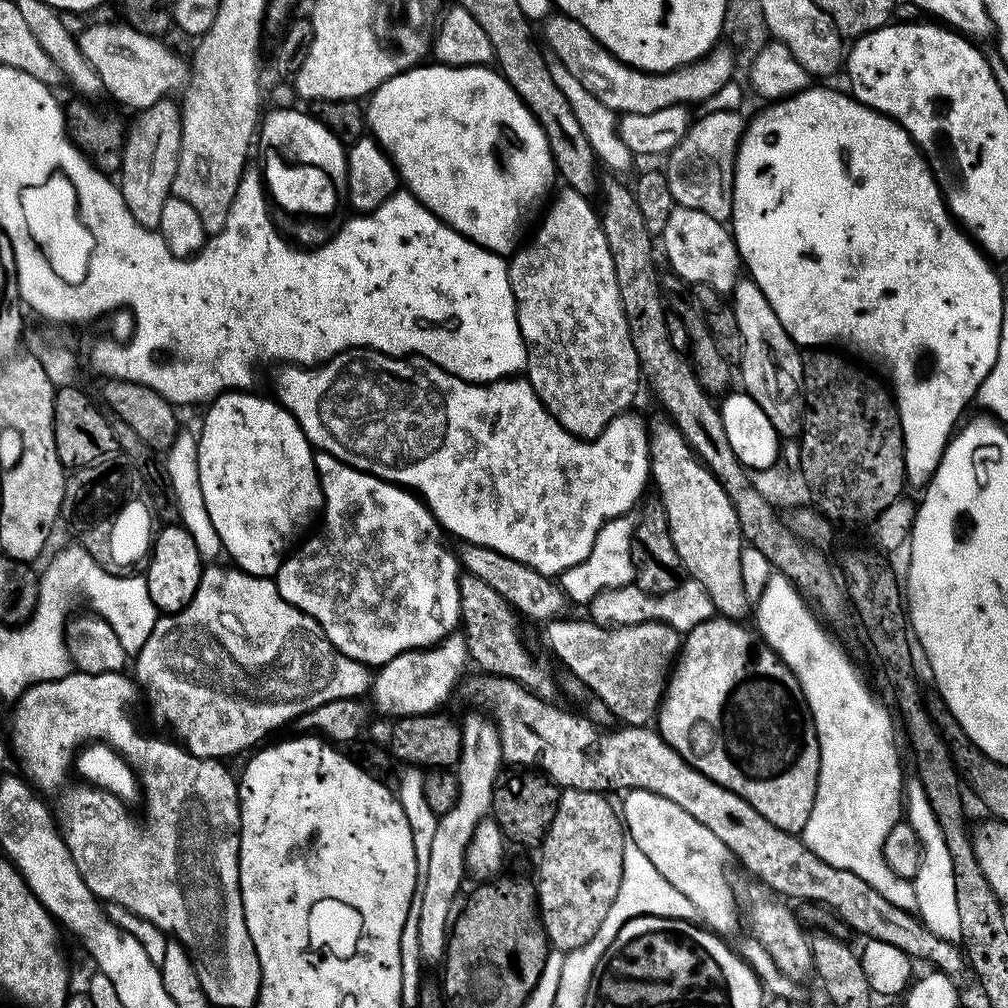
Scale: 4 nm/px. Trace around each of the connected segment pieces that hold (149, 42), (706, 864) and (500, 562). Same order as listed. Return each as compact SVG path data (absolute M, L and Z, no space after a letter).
M126 22L120 24L92 24L84 33L79 33L80 49L82 54L86 54L90 66L98 70L98 74L104 83L104 92L112 95L120 104L125 104L128 108L143 110L154 106L158 101L165 99L175 88L180 88L184 84L184 79L189 79L190 68L184 65L184 60L180 56L175 56L163 43L163 39L147 36L138 30L134 30Z
M632 790L627 793L624 808L628 812L672 812L669 816L624 816L622 823L627 835L638 844L650 863L666 878L678 892L685 895L697 908L699 919L711 931L721 937L728 935L742 924L742 916L736 913L736 896L728 881L728 868L724 863L730 860L728 847L718 837L710 834L698 818L692 818L677 810L674 802L653 792Z
M467 542L461 543L459 546L461 548L458 548L458 560L463 571L469 576L482 578L482 582L490 585L503 600L508 601L517 613L522 616L523 614L530 616L534 620L542 620L541 622L549 622L565 615L564 589L553 577L544 576L538 570L534 570L514 558L506 558L506 554L498 554L489 548L480 548L476 544Z

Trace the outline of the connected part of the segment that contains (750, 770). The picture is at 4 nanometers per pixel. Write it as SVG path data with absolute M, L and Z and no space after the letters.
M715 614L686 633L659 704L658 731L660 737L674 746L674 750L707 780L723 784L750 802L766 822L800 834L806 826L806 818L810 818L818 786L820 747L816 727L800 695L795 674L771 648L752 648L752 636L744 626L739 620Z

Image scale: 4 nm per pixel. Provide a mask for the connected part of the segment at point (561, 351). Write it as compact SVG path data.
M567 186L561 189L551 197L548 213L532 241L511 253L508 277L516 299L520 333L528 349L527 379L532 381L544 405L567 432L591 438L631 405L628 403L635 398L636 387L642 384L642 369L630 342L630 330L618 294L618 278L614 274L614 258L610 254L601 213L597 209L595 212L593 201L578 190Z

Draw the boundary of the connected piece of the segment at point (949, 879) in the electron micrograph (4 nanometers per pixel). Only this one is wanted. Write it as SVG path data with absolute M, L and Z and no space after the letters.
M916 778L907 781L902 792L902 800L906 805L906 821L916 831L923 847L921 864L918 866L914 879L915 911L920 921L931 932L938 934L944 940L959 941L958 901L954 899L954 862L950 858L950 850L946 850L946 838L942 838L942 830L938 826L938 815L929 808L926 790Z

